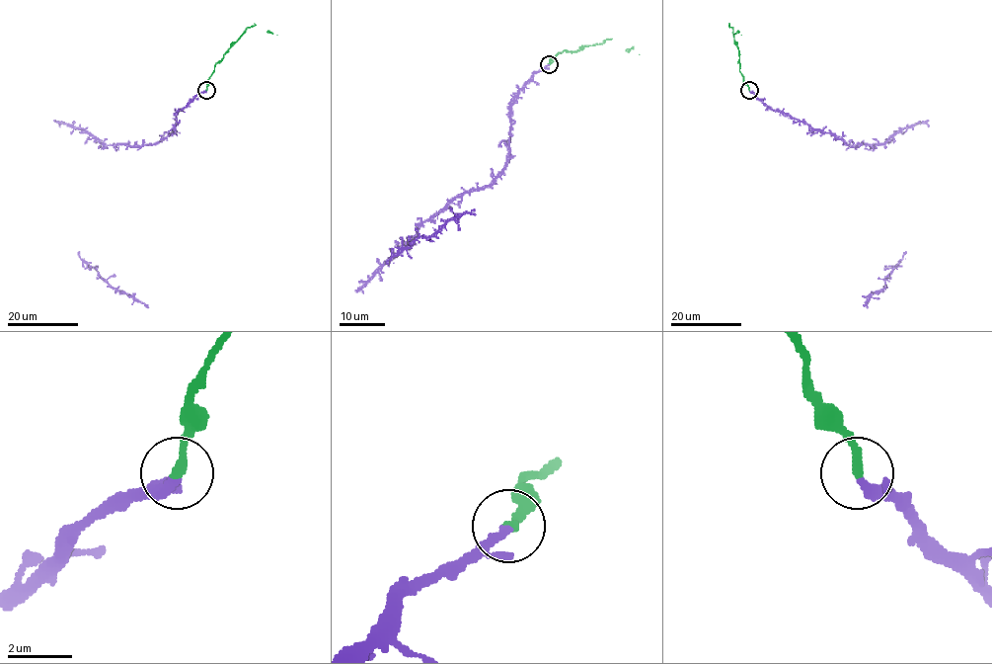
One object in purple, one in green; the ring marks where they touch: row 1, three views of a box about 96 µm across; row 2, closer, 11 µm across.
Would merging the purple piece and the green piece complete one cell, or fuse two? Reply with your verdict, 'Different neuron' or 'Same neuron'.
Different neuron

